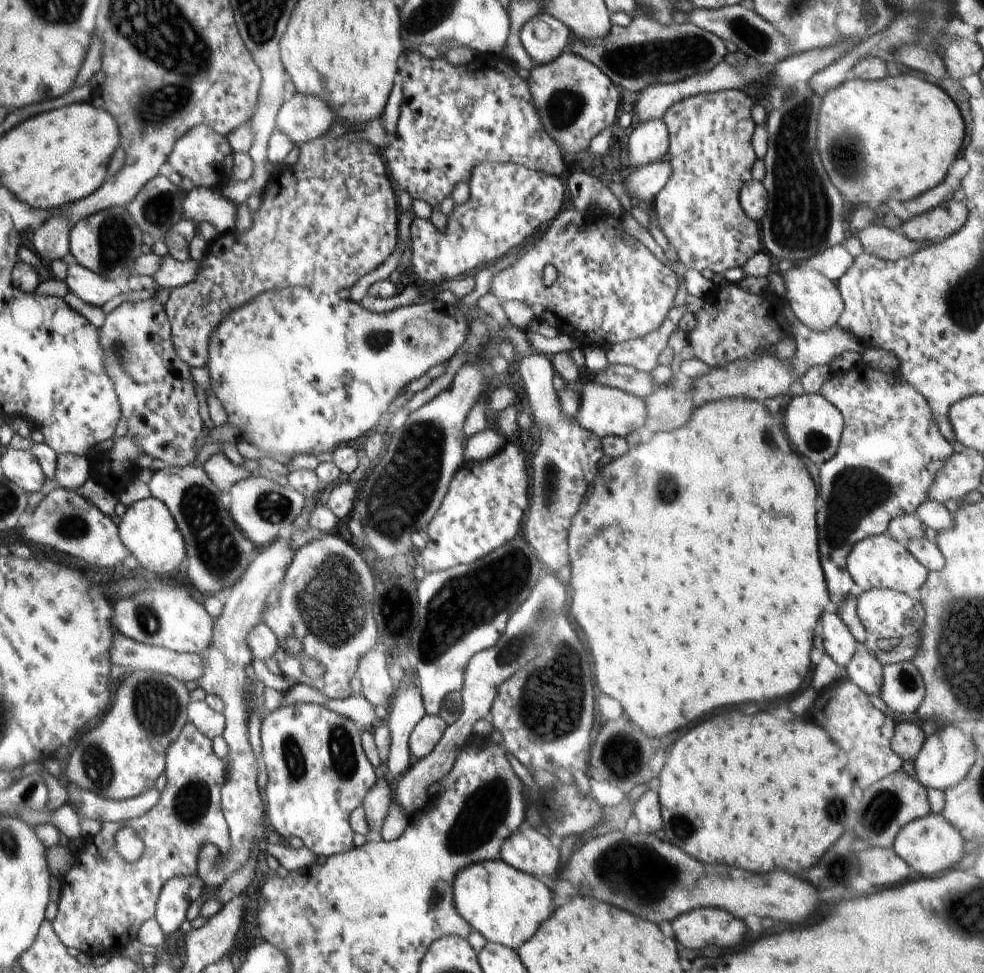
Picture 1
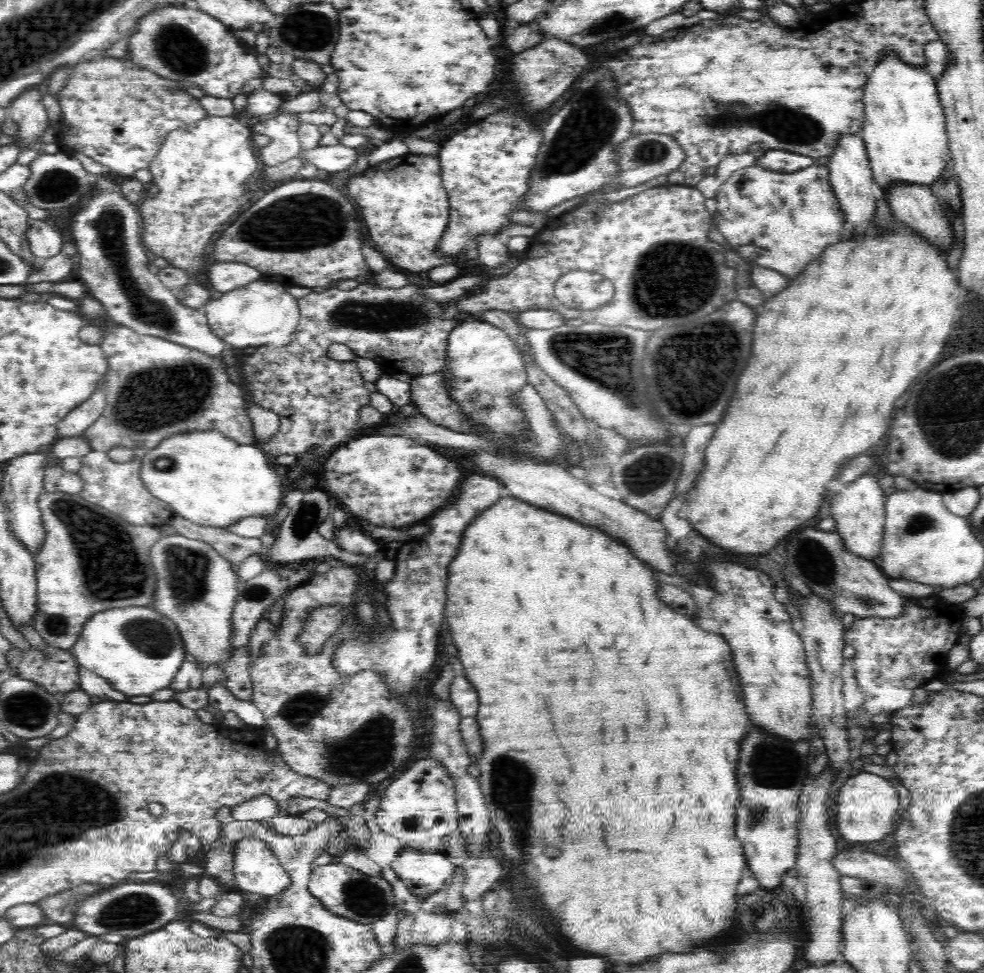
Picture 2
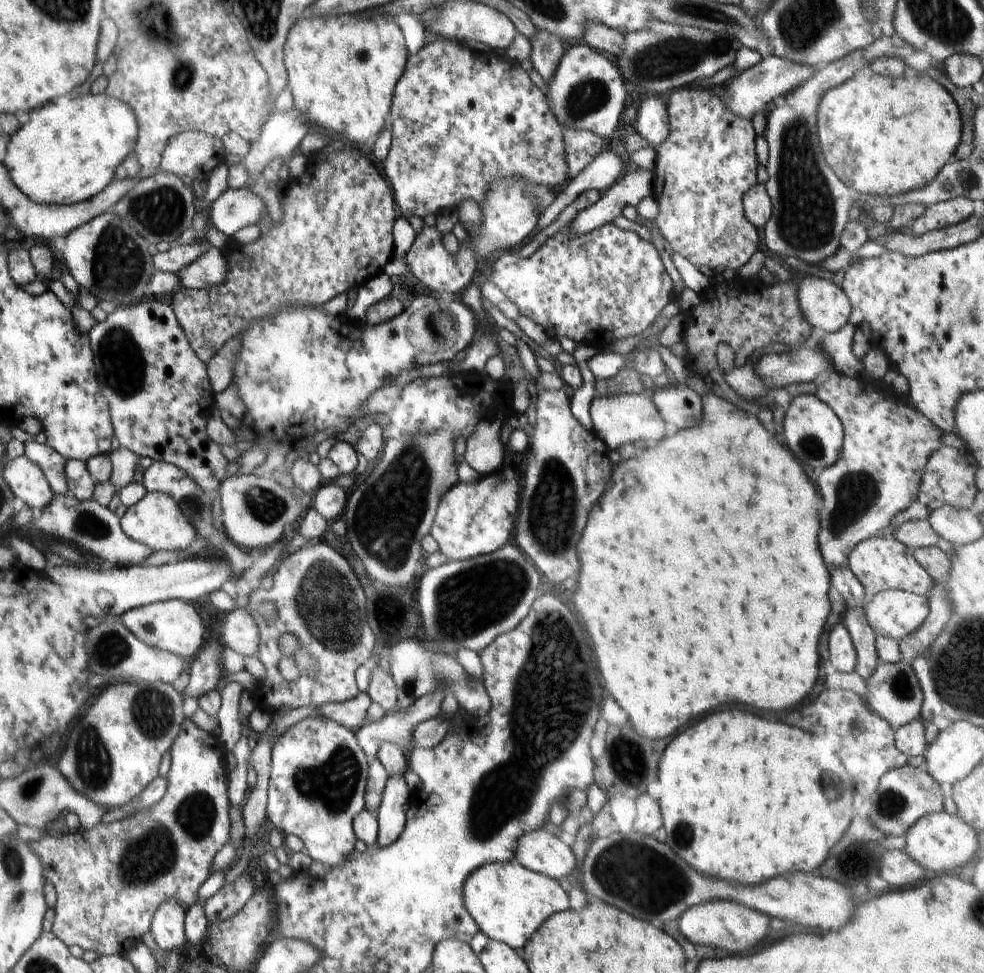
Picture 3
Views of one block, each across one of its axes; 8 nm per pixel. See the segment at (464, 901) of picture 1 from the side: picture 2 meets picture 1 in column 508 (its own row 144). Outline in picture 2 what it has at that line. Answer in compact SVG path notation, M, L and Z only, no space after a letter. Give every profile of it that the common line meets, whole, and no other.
M899 50L881 54L865 85L863 96L865 119L861 135L865 140L864 145L868 151L874 179L878 181L882 191L886 192L892 183L898 181L930 187L940 178L940 174L951 166L952 153L948 148L946 117L940 100L937 80L933 78L927 67L906 63L900 57Z

